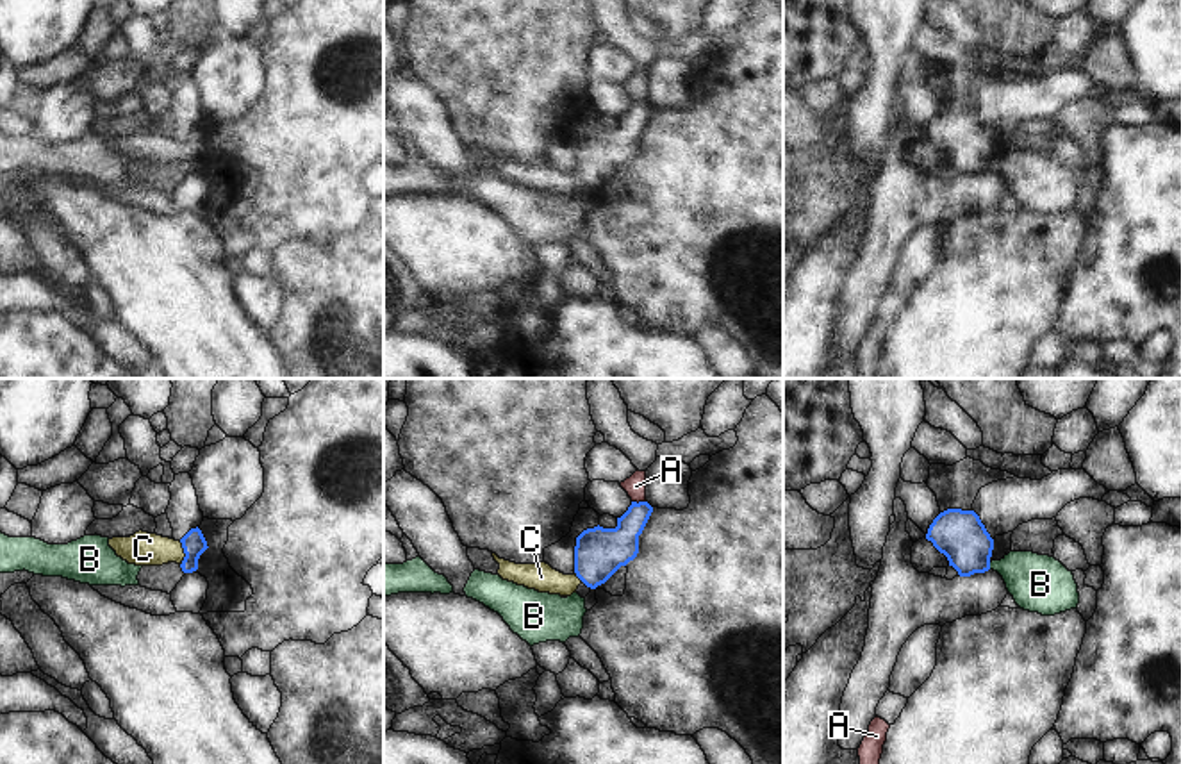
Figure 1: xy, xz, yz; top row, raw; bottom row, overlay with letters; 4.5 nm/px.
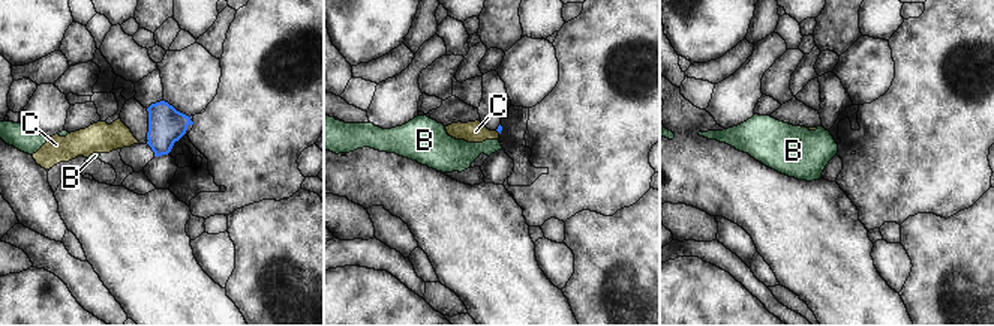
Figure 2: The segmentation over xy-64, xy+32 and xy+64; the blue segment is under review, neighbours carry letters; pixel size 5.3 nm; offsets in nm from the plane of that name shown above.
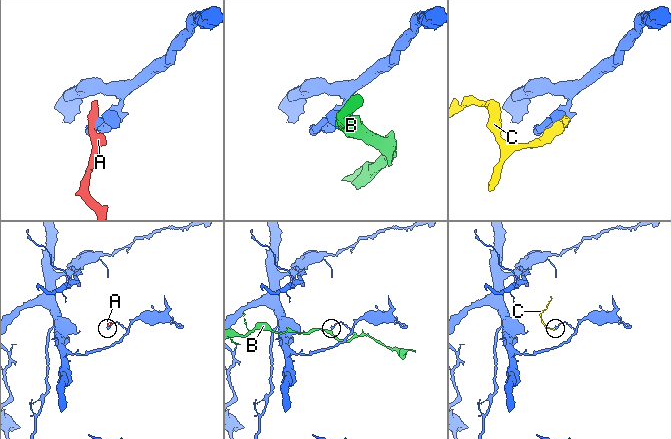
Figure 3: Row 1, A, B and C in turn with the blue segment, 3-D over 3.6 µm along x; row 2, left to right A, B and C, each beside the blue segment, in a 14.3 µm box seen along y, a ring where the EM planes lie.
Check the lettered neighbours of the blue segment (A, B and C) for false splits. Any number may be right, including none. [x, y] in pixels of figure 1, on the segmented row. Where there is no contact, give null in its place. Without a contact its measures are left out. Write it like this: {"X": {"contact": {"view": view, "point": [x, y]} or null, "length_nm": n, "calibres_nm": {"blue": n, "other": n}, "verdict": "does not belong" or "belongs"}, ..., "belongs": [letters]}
{"A": {"contact": {"view": "xz", "point": [639, 502]}, "length_nm": 60, "calibres_nm": {"blue": 190, "other": 100}, "verdict": "does not belong"}, "B": {"contact": {"view": "yz", "point": [989, 566]}, "length_nm": 30, "calibres_nm": {"blue": 220, "other": 260}, "verdict": "does not belong"}, "C": {"contact": {"view": "xy", "point": [184, 552]}, "length_nm": 110, "calibres_nm": {"blue": 110, "other": 150}, "verdict": "belongs"}, "belongs": ["C"]}

